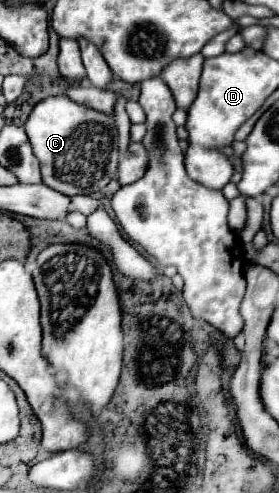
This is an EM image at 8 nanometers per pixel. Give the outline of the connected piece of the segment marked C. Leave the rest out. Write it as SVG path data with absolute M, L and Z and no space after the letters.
M67 95L47 97L39 101L27 123L25 133L41 163L43 183L65 195L91 195L101 191L117 171L119 145L117 129L111 117L77 105Z

